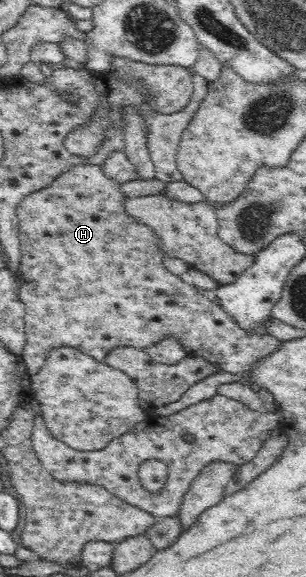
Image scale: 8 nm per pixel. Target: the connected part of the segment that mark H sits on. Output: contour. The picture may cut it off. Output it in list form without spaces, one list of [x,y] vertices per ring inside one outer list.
[[[73,166],[68,172],[56,177],[47,187],[30,193],[17,204],[16,215],[19,222],[19,233],[16,236],[19,238],[19,250],[22,254],[19,298],[25,306],[24,321],[27,336],[26,346],[21,357],[27,368],[27,374],[36,376],[42,370],[41,366],[44,364],[49,352],[54,348],[66,346],[78,348],[84,354],[103,362],[113,348],[130,345],[134,348],[146,350],[162,339],[174,336],[174,338],[181,339],[182,343],[188,347],[190,355],[202,357],[217,365],[218,369],[237,376],[250,372],[258,360],[264,359],[272,351],[280,348],[281,340],[266,332],[243,331],[241,327],[238,327],[237,322],[227,315],[221,307],[208,299],[203,292],[199,291],[198,287],[195,288],[194,283],[189,281],[187,276],[178,276],[178,273],[170,272],[170,269],[166,268],[164,264],[164,258],[167,254],[163,250],[162,242],[158,239],[158,234],[152,228],[149,228],[146,223],[140,223],[140,221],[126,213],[126,205],[123,203],[125,200],[126,195],[122,195],[121,185],[106,176],[102,168],[98,166]]]

